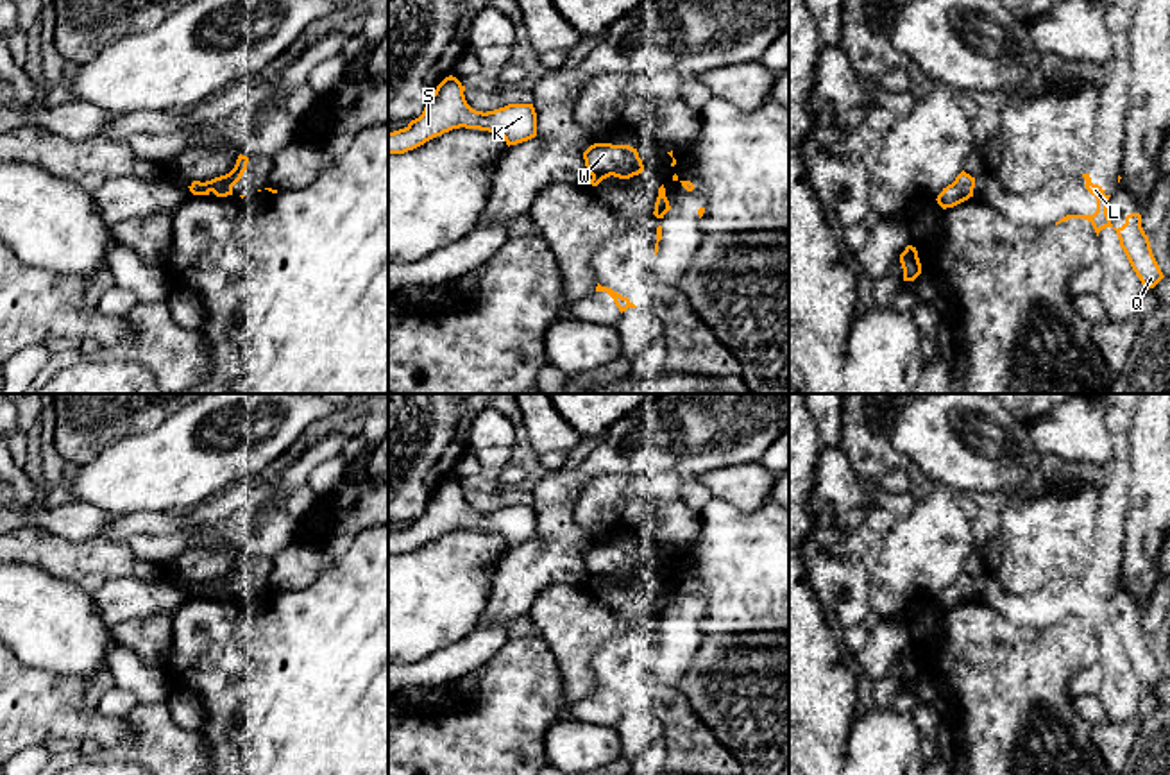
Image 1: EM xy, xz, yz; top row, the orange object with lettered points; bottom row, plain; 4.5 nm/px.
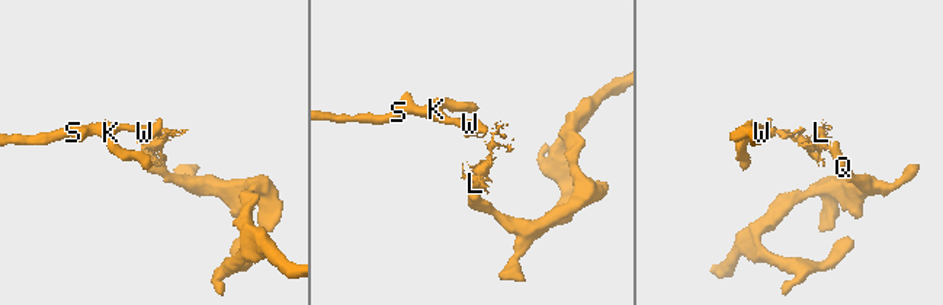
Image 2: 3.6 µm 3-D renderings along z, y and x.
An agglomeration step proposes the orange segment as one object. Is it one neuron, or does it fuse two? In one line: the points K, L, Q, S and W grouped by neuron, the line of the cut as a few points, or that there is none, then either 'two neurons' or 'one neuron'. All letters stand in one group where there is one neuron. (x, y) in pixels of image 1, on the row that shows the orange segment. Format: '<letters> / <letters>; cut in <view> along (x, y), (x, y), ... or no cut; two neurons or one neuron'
K S W / L Q; cut in xy along (192, 185), (204, 183), (208, 194); two neurons

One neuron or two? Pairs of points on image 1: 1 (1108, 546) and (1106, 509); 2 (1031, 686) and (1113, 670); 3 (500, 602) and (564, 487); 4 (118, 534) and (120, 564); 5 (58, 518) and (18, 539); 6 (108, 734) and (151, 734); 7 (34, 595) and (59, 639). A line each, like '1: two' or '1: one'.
1: one
2: two
3: one
4: two
5: two
6: two
7: one

